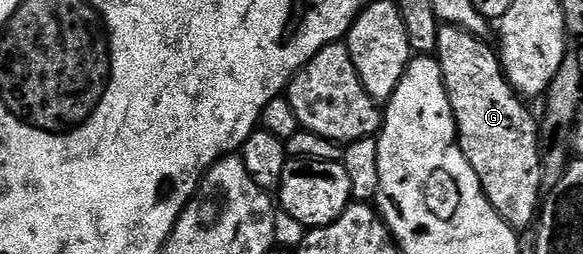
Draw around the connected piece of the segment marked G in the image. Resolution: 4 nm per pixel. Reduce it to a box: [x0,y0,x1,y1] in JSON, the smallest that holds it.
[435,24,543,234]

